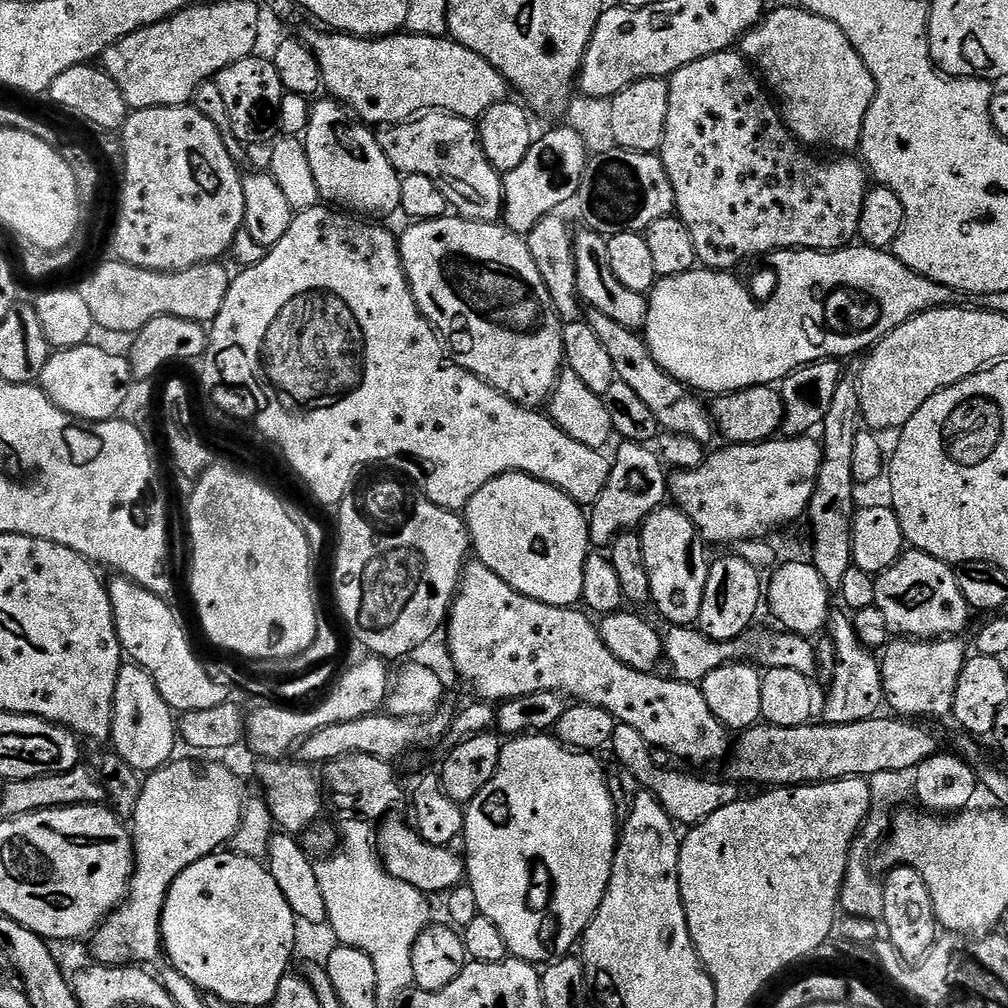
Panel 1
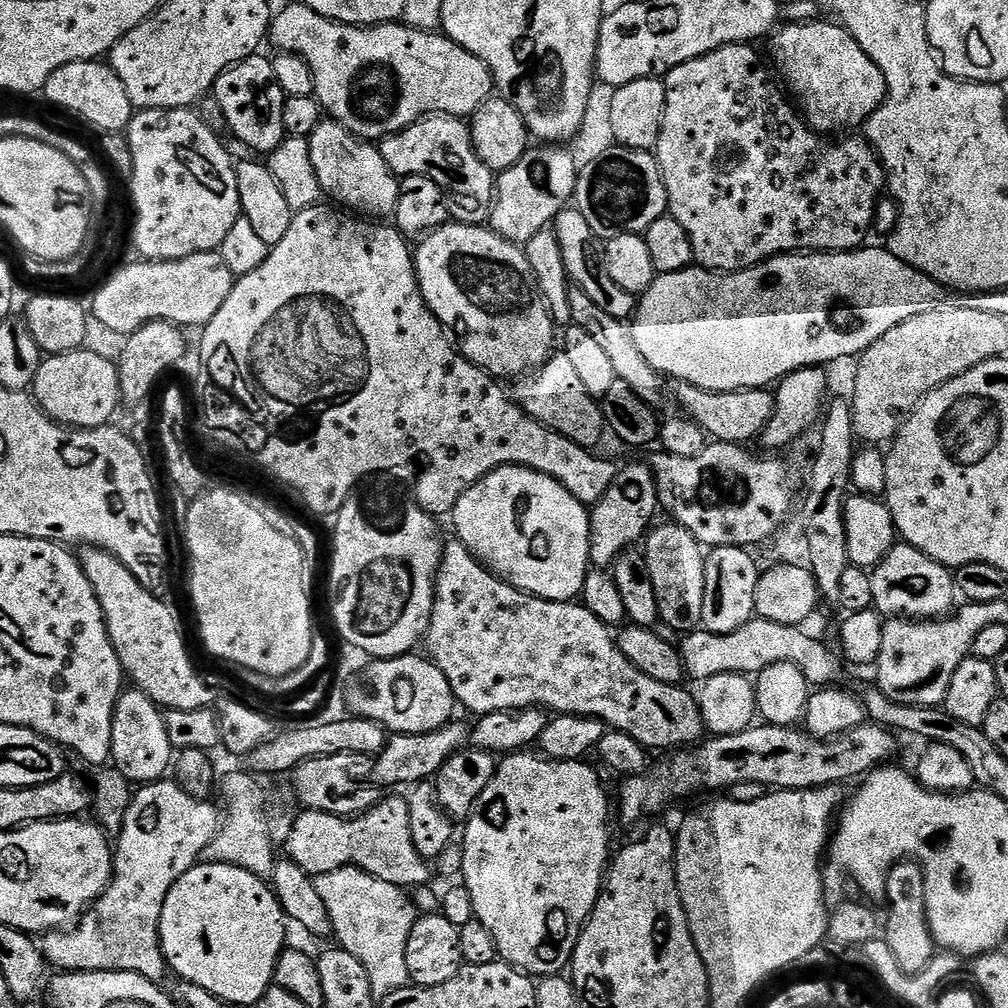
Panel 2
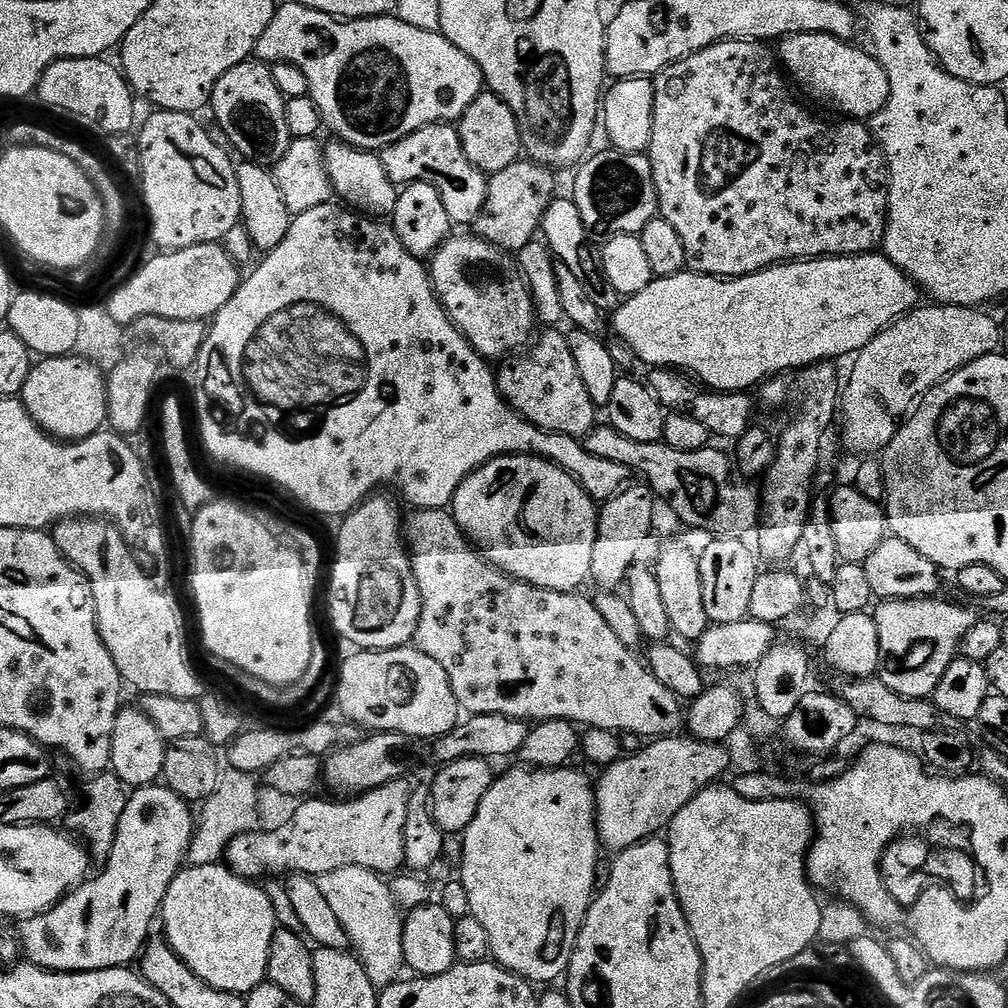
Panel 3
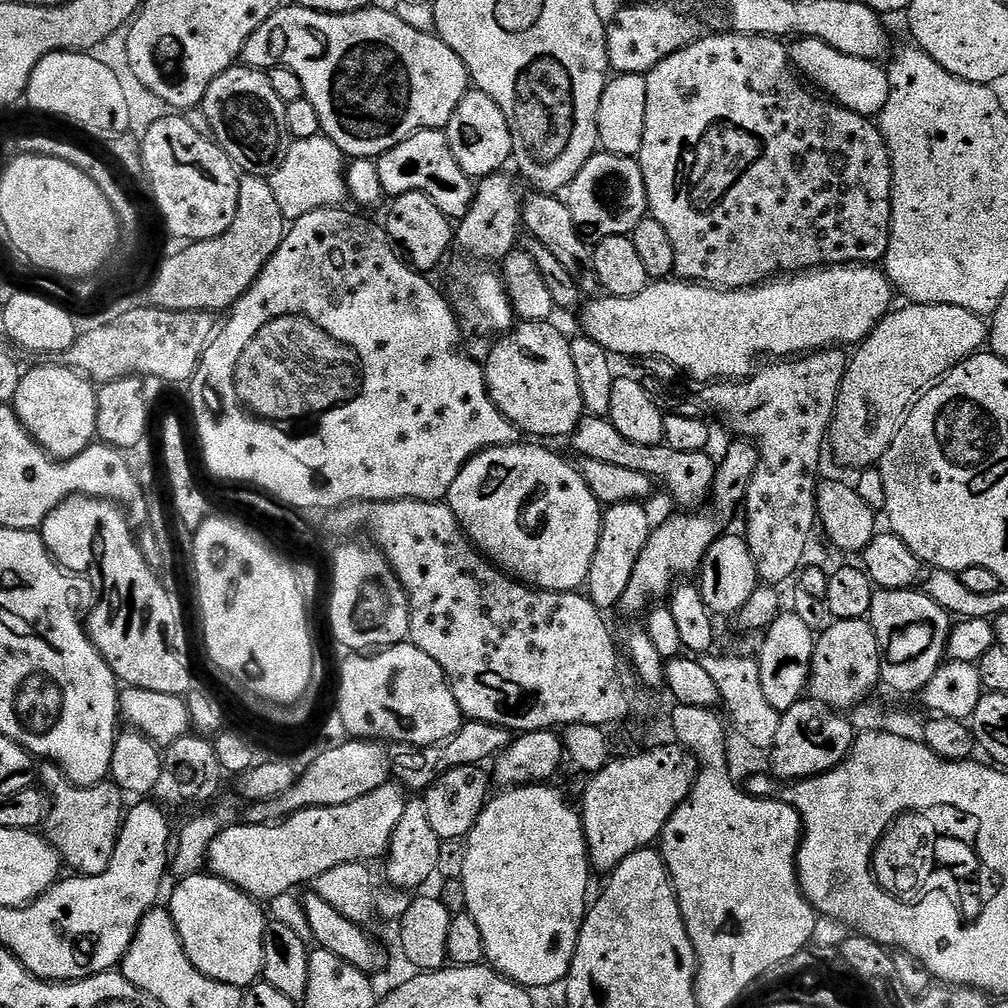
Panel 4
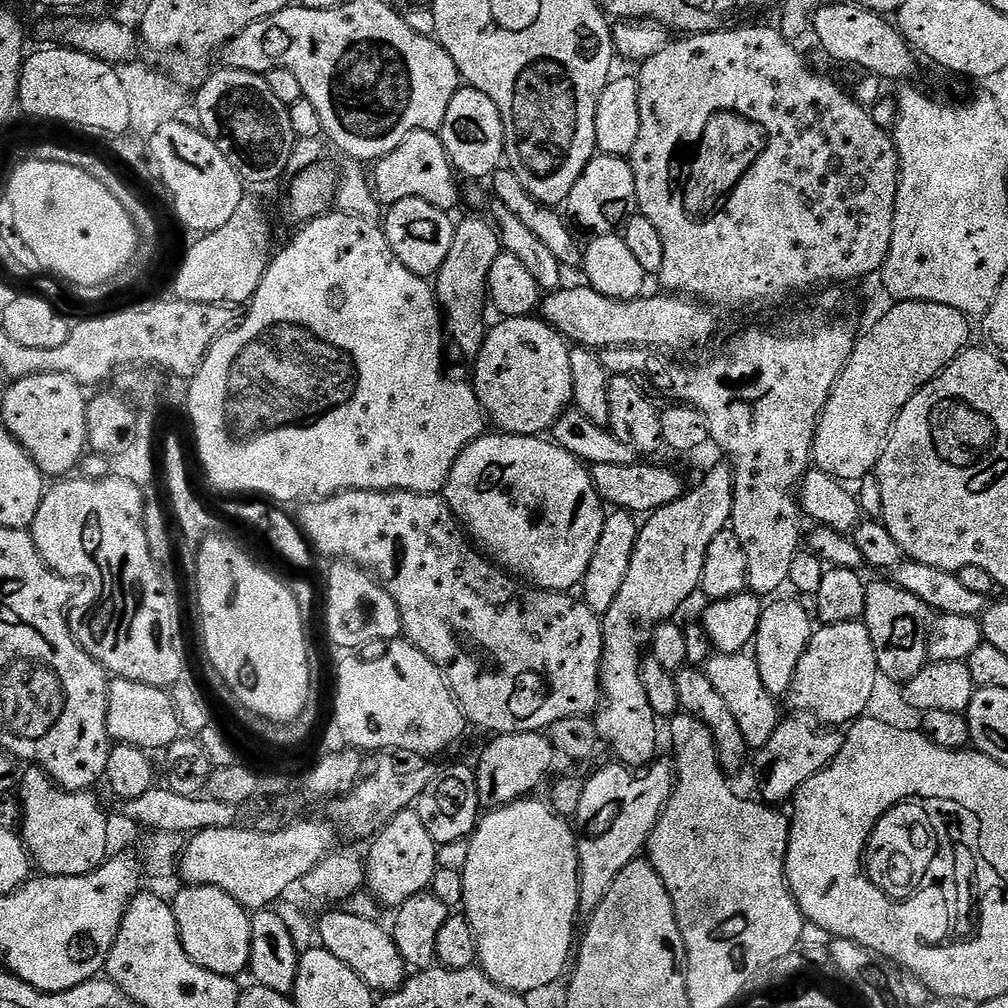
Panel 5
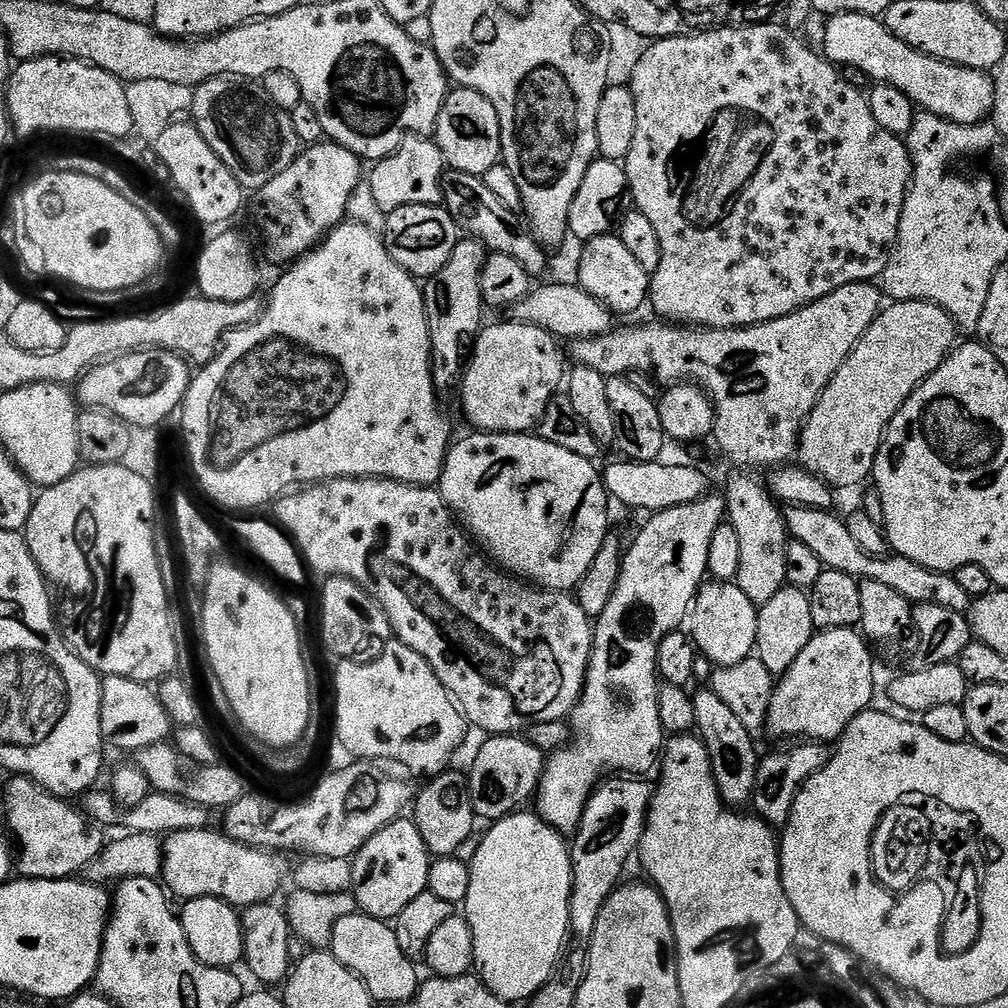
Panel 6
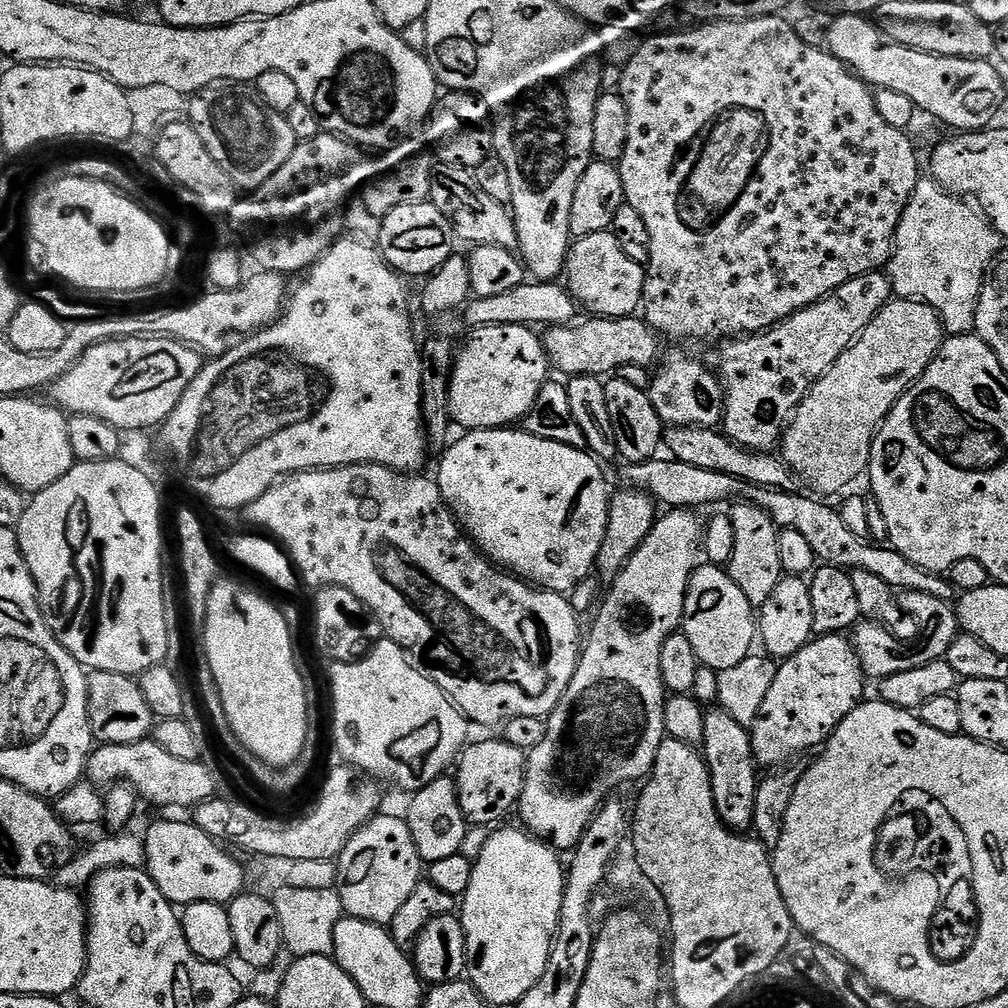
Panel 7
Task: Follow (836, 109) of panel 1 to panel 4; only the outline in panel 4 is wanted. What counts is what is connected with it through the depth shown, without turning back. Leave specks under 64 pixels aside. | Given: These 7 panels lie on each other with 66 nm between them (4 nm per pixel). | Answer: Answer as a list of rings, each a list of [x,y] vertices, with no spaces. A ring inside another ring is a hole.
[[[809,36],[797,39],[791,45],[790,59],[793,69],[805,81],[813,80],[817,84],[815,87],[825,97],[841,104],[846,110],[858,113],[859,116],[879,117],[880,111],[884,109],[890,98],[890,82],[887,71],[877,61],[842,54],[838,50],[834,50],[834,46],[826,46],[826,42],[815,40]]]

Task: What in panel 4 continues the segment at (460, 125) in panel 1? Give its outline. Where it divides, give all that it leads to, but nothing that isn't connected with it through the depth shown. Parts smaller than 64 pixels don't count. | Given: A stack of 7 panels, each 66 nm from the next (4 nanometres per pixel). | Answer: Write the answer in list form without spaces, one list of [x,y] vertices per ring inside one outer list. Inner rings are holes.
[[[421,130],[406,137],[398,146],[386,150],[376,160],[378,178],[385,193],[395,198],[411,192],[422,192],[429,196],[445,216],[459,222],[470,210],[474,195],[473,177],[467,176],[450,150],[447,135],[440,130]]]

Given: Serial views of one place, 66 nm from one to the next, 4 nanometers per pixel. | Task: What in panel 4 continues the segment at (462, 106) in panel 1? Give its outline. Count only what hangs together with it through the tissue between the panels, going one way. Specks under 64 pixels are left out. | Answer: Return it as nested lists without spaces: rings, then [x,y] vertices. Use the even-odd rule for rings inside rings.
[[[281,6],[277,8],[273,16],[266,18],[266,22],[262,22],[262,26],[258,26],[258,30],[254,30],[254,34],[250,34],[244,47],[242,60],[249,68],[294,70],[294,74],[298,74],[298,82],[302,82],[304,99],[314,102],[314,110],[318,110],[321,133],[331,138],[348,158],[379,158],[386,150],[398,146],[406,137],[412,136],[418,131],[447,129],[450,118],[454,118],[454,110],[458,110],[458,102],[462,102],[462,98],[470,90],[466,66],[462,62],[462,58],[458,58],[458,54],[454,54],[454,50],[450,50],[450,46],[446,46],[446,42],[442,42],[439,36],[431,32],[413,30],[407,22],[402,22],[402,18],[398,18],[398,14],[394,10],[388,9],[387,12],[386,9],[379,8],[379,6],[354,10],[346,14],[330,14],[329,12],[315,12],[309,8]]]

